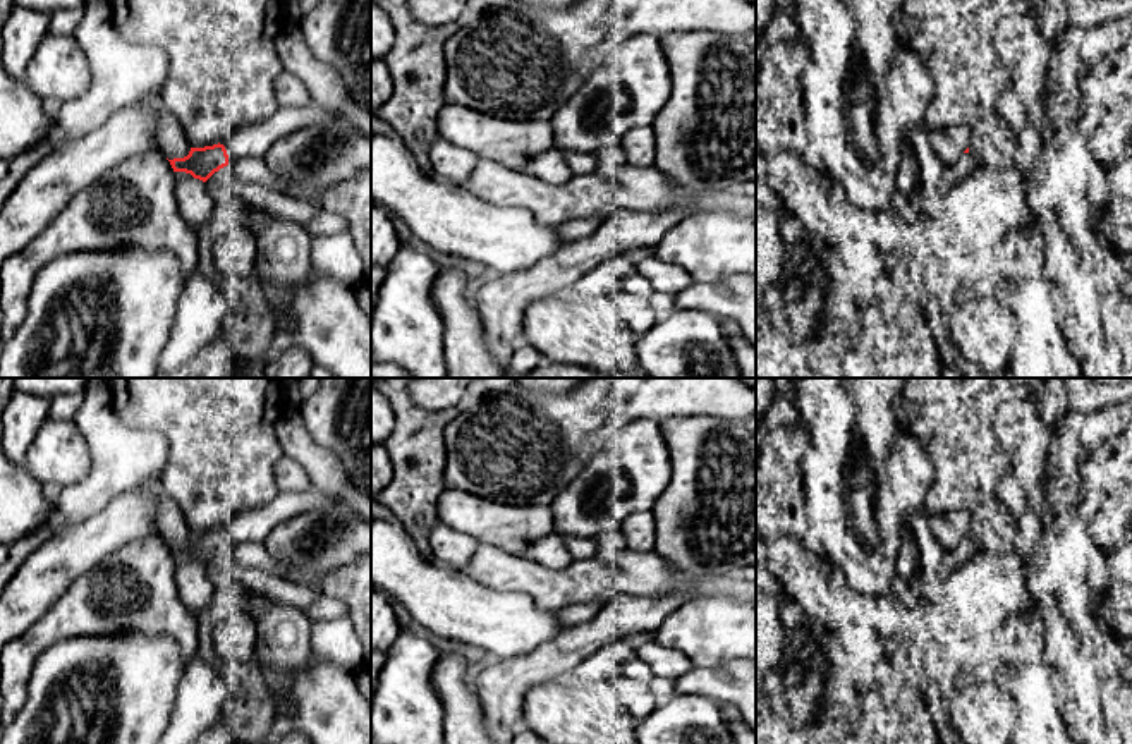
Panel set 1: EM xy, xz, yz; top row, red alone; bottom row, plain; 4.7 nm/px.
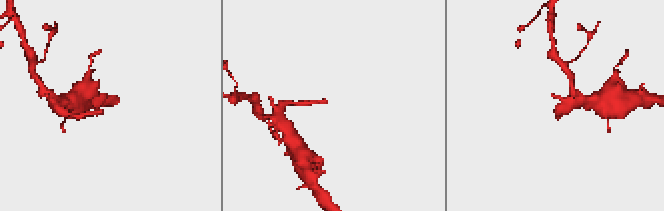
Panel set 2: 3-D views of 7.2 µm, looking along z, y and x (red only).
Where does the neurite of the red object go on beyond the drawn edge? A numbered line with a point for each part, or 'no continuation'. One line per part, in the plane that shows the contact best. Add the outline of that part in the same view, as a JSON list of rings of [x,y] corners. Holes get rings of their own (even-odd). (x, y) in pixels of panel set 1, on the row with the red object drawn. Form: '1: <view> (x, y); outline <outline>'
1: xy (253, 140); outline [[[314,103],[301,108],[280,107],[271,117],[247,124],[225,137],[228,162],[263,158],[273,143],[311,125],[333,125],[337,115]]]

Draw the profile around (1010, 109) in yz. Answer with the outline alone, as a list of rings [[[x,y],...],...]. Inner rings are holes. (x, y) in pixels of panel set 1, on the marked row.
[[[1012,86],[1000,96],[996,115],[1003,119],[1017,134],[1020,134],[1029,125],[1029,110],[1015,96]]]

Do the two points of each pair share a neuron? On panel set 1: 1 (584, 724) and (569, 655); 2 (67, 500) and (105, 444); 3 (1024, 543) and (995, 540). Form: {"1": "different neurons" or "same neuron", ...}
{"1": "different neurons", "2": "same neuron", "3": "different neurons"}

